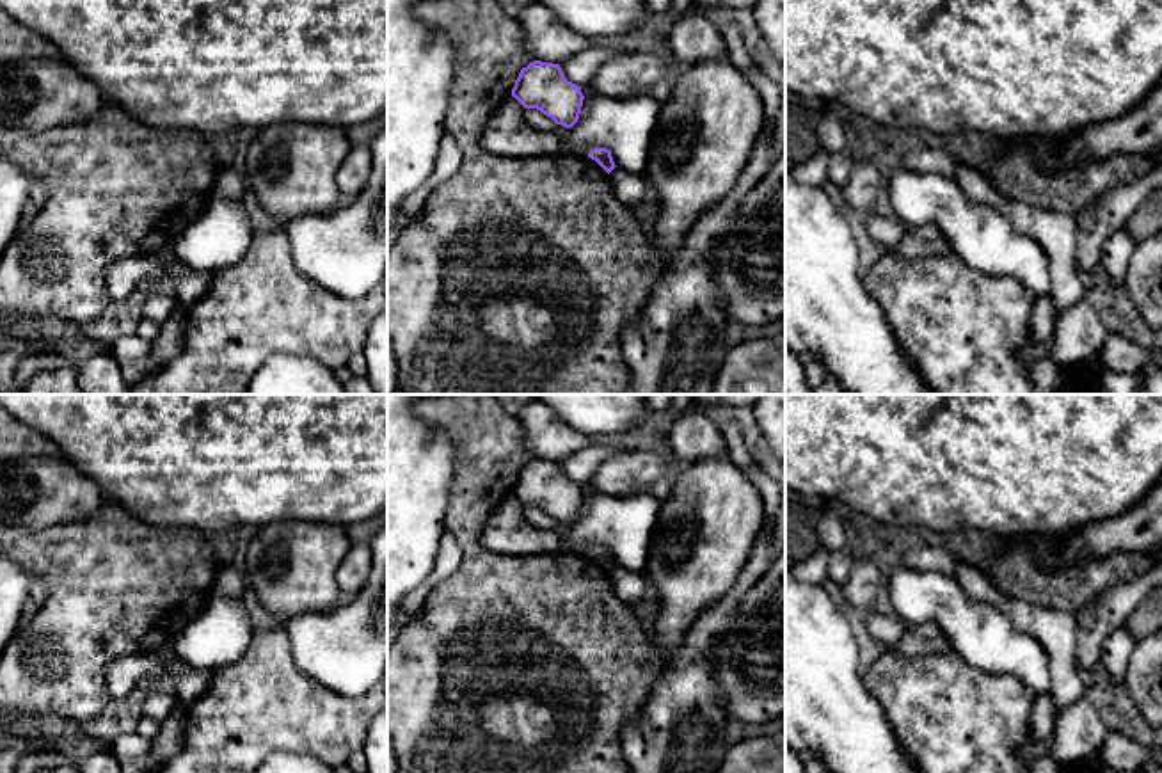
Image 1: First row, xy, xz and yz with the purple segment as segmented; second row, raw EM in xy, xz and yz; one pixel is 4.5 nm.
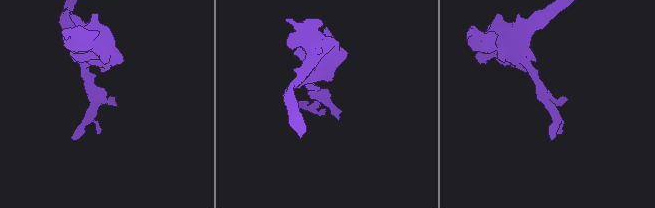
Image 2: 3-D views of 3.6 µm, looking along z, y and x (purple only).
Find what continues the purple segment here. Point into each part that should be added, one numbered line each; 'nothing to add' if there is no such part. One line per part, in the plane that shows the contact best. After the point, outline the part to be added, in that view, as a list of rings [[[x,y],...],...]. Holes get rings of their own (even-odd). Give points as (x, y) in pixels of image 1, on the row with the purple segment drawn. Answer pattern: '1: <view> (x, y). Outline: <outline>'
nothing to add

